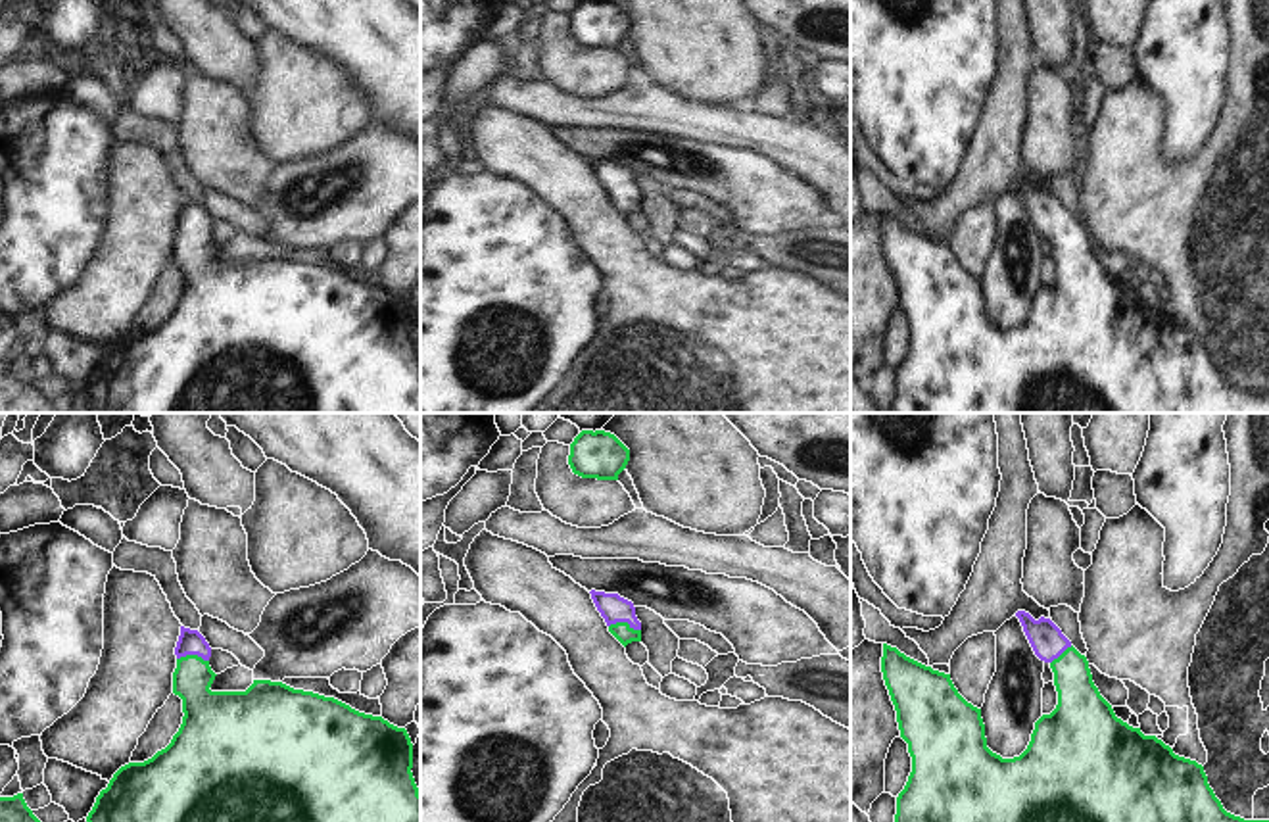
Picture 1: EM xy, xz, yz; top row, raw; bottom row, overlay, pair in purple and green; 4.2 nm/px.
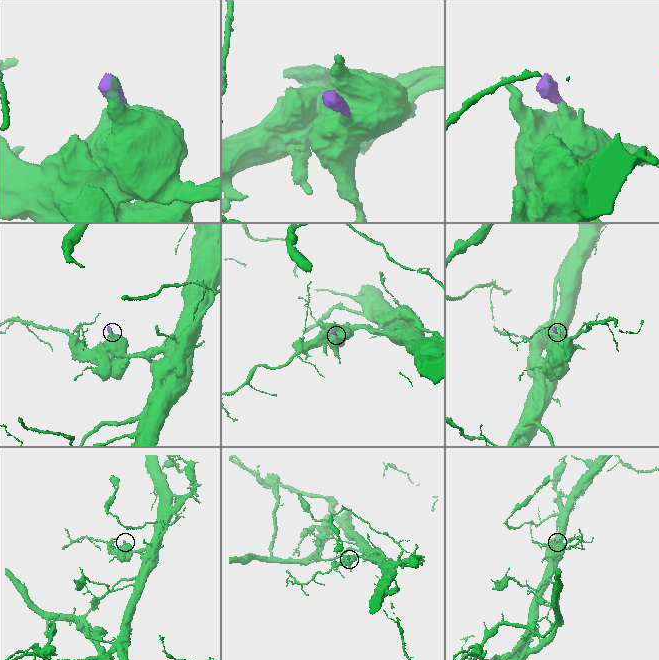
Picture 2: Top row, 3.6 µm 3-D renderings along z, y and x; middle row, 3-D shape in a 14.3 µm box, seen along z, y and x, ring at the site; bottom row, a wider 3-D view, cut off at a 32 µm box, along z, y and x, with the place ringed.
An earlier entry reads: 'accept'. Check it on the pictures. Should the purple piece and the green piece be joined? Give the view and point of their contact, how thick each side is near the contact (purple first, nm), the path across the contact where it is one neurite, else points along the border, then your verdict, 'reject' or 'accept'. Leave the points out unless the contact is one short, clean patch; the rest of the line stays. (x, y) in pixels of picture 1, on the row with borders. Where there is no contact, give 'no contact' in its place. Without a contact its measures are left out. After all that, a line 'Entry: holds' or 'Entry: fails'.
meets purple in xz at (624, 621); 120 nm thick on the purple side, 80 nm on the other; runs through xz (613, 607), (624, 621), (621, 630); accept
Entry: holds

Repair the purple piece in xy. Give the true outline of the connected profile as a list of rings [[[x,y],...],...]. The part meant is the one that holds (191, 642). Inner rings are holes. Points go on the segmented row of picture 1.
[[[180,626],[175,655],[173,693],[182,699],[184,713],[179,732],[152,759],[121,766],[96,797],[86,822],[420,822],[420,793],[411,772],[413,743],[405,728],[397,728],[382,716],[359,713],[334,697],[294,689],[282,682],[253,680],[246,691],[211,691],[217,676],[209,666],[211,647],[198,630]]]

